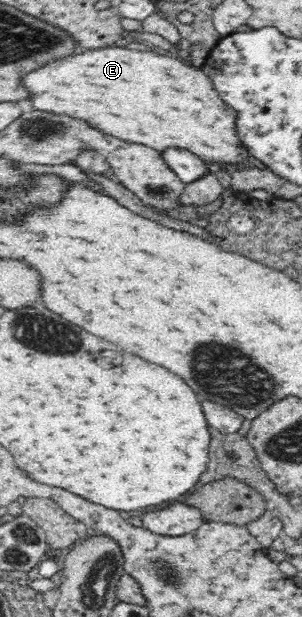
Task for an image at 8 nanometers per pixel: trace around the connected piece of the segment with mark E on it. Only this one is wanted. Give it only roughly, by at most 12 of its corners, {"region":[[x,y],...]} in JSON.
{"region":[[115,45],[23,76],[35,110],[245,163],[211,79]]}

